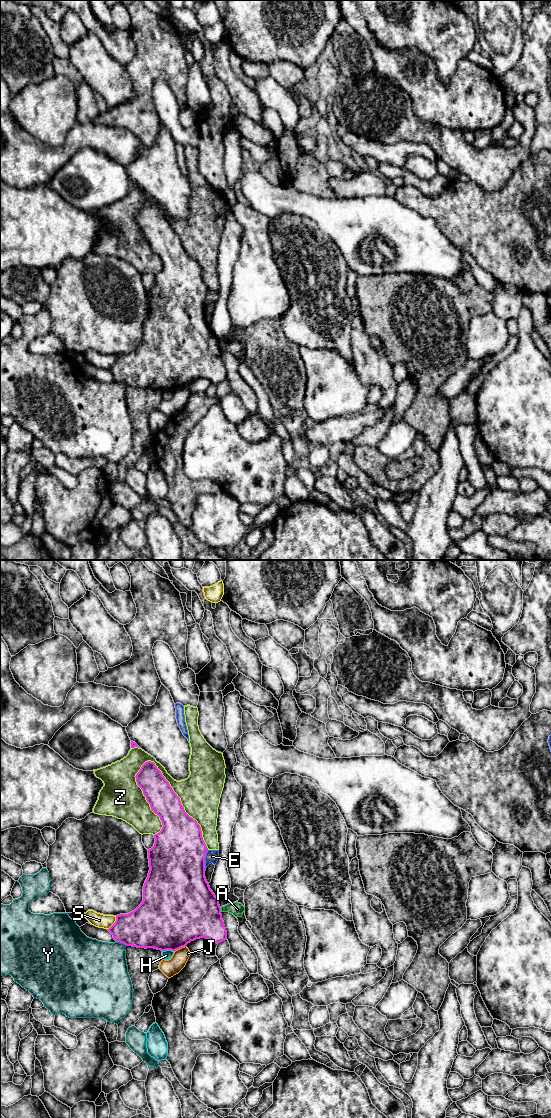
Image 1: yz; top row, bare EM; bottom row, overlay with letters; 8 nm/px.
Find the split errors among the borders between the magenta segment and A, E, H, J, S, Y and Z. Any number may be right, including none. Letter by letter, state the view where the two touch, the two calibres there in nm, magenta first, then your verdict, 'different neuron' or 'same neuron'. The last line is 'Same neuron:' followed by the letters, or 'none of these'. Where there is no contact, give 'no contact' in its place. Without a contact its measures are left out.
A: contact in yz; calibres 480 and 110 nm; different neuron
E: contact in yz; calibres 440 and 110 nm; different neuron
H: contact in yz; calibres 500 and 80 nm; different neuron
J: contact in yz; calibres 500 and 140 nm; different neuron
S: contact in yz; calibres 320 and 110 nm; different neuron
Y: contact in yz; calibres 340 and 400 nm; different neuron
Z: contact in yz; calibres 300 and 320 nm; different neuron
Same neuron: none of these

